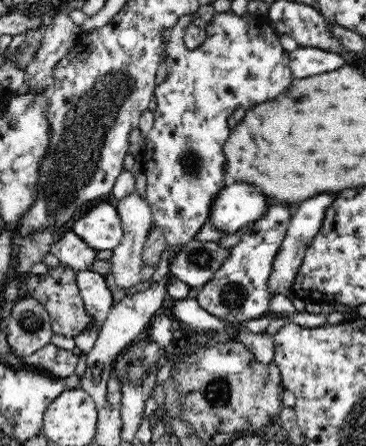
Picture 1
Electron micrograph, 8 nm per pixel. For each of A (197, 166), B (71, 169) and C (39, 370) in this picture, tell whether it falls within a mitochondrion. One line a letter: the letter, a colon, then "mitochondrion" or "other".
A: mitochondrion
B: mitochondrion
C: other

